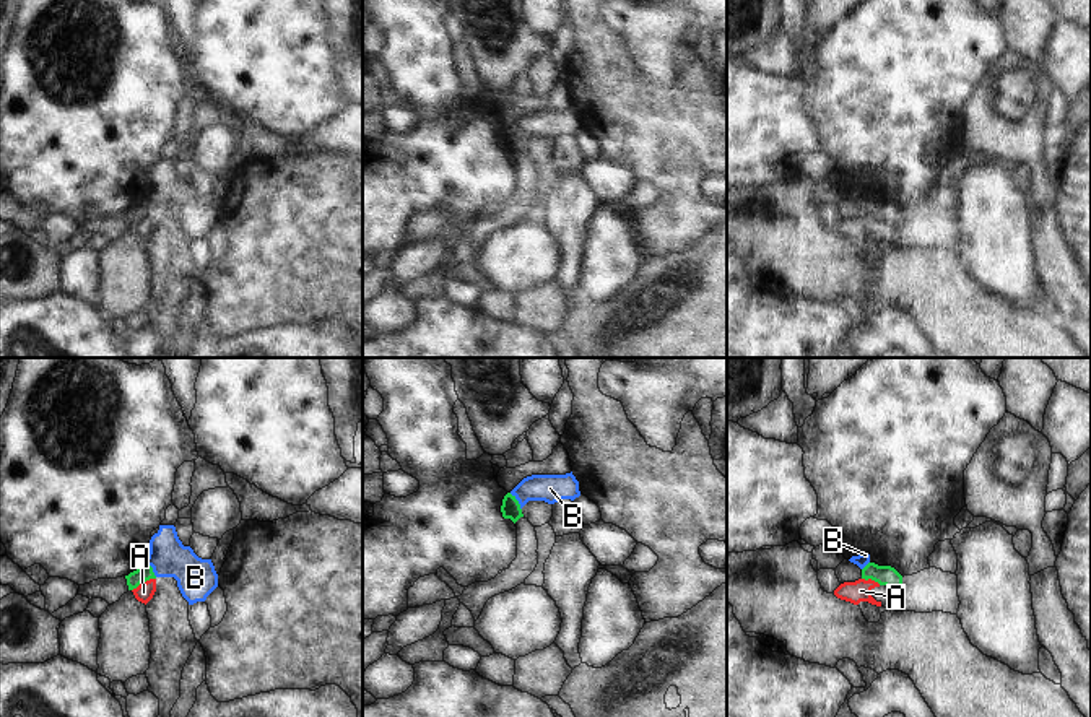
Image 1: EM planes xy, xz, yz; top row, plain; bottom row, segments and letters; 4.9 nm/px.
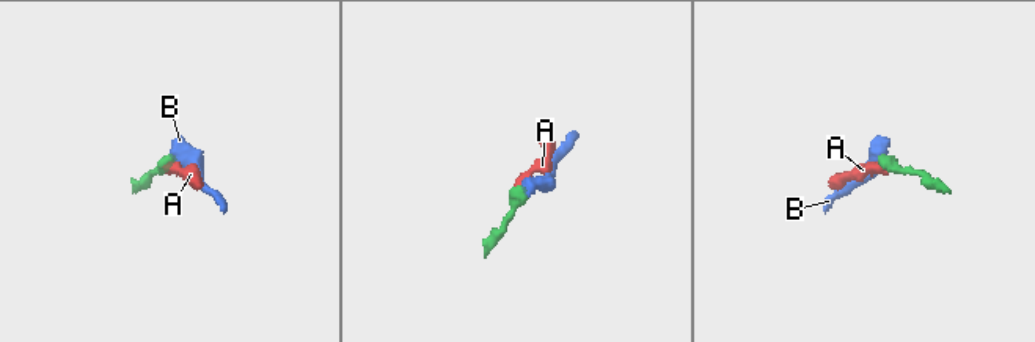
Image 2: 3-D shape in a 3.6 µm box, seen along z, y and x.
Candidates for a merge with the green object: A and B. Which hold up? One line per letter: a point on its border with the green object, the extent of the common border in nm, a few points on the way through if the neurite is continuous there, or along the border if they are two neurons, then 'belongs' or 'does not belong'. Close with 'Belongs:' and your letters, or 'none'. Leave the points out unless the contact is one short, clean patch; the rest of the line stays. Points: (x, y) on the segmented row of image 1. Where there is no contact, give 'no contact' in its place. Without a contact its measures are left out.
A: xy (143, 581) | 140 nm | along xy (155, 577), (140, 582), (132, 590) | does not belong
B: xz (517, 501) | 110 nm | along xz (509, 493), (521, 509) | does not belong
Belongs: none

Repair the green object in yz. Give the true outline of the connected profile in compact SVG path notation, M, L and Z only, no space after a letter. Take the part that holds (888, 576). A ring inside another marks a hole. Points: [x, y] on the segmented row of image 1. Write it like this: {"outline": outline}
{"outline": "M868 563L862 569L862 579L871 579L880 585L886 585L891 590L901 590L902 587L902 576L891 566L878 566L875 563Z"}

